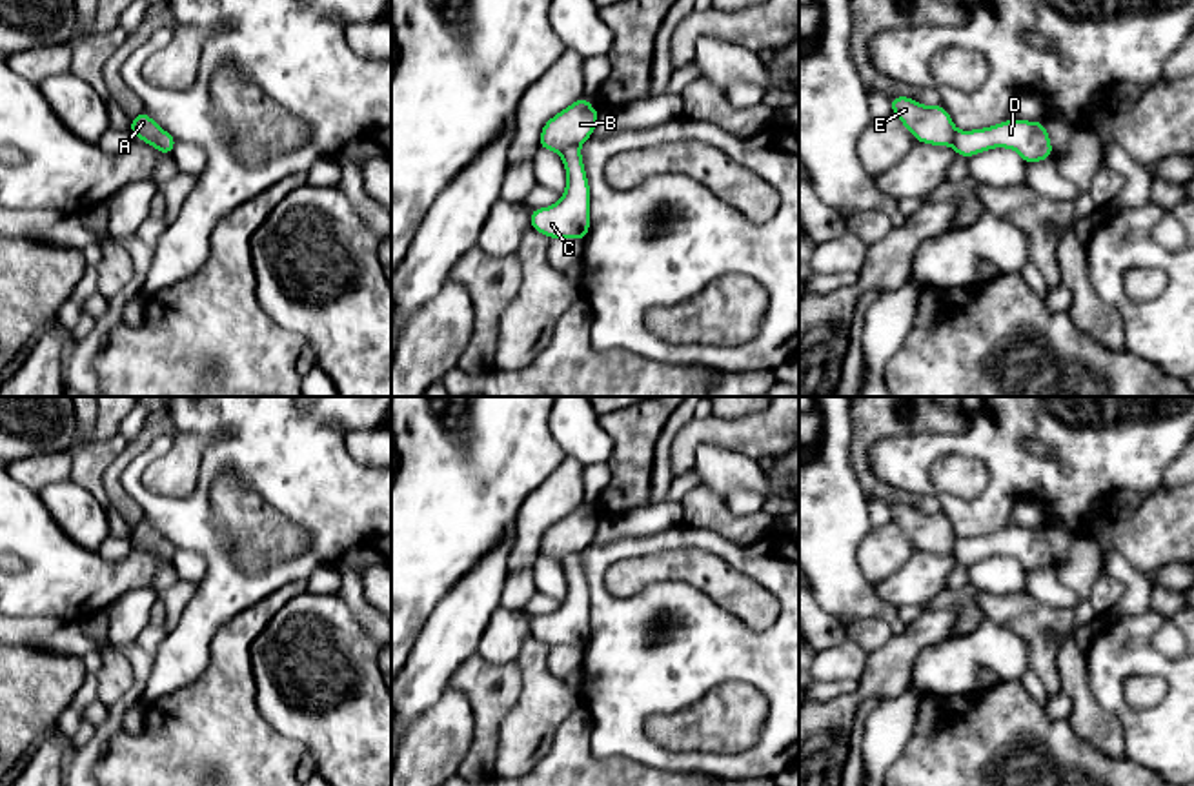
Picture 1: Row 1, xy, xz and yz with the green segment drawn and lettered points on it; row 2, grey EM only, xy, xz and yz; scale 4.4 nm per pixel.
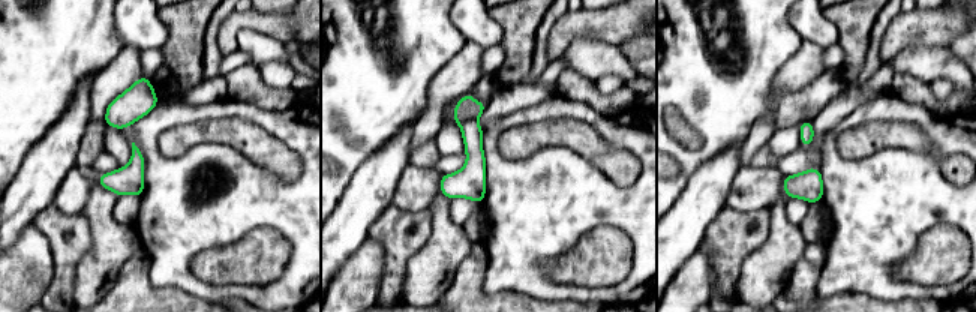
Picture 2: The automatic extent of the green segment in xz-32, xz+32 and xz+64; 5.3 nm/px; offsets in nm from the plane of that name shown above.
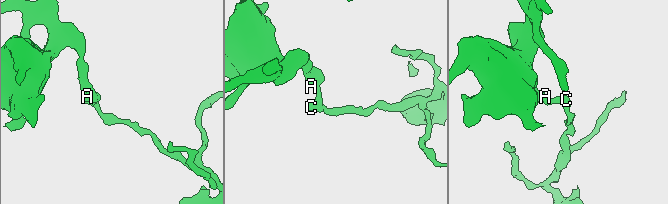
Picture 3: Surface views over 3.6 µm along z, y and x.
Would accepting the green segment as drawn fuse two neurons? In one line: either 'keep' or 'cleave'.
cleave

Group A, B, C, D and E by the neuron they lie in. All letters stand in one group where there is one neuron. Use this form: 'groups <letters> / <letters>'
groups A B E / C D

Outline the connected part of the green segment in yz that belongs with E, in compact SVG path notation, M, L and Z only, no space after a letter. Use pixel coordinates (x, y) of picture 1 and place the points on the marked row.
M894 96L890 102L892 113L899 116L917 142L932 146L954 144L957 129L941 104L926 107L908 96Z

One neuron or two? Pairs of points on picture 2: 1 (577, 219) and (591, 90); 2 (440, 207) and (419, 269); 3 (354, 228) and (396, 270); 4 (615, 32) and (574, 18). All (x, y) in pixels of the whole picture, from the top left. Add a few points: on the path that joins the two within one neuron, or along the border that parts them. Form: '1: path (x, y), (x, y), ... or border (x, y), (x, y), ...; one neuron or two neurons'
1: border (558, 93), (607, 114), (624, 111); two neurons
2: path (440, 222), (440, 248), (434, 254); one neuron
3: border (387, 206), (372, 224), (368, 236); two neurons
4: path (604, 24), (585, 24); one neuron

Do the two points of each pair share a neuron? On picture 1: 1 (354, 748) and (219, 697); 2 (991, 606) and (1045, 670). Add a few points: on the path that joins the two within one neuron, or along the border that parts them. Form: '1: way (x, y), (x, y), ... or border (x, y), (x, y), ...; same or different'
1: border (252, 670), (261, 717), (292, 739); different
2: way (1011, 612), (1043, 644), (1043, 650); same

